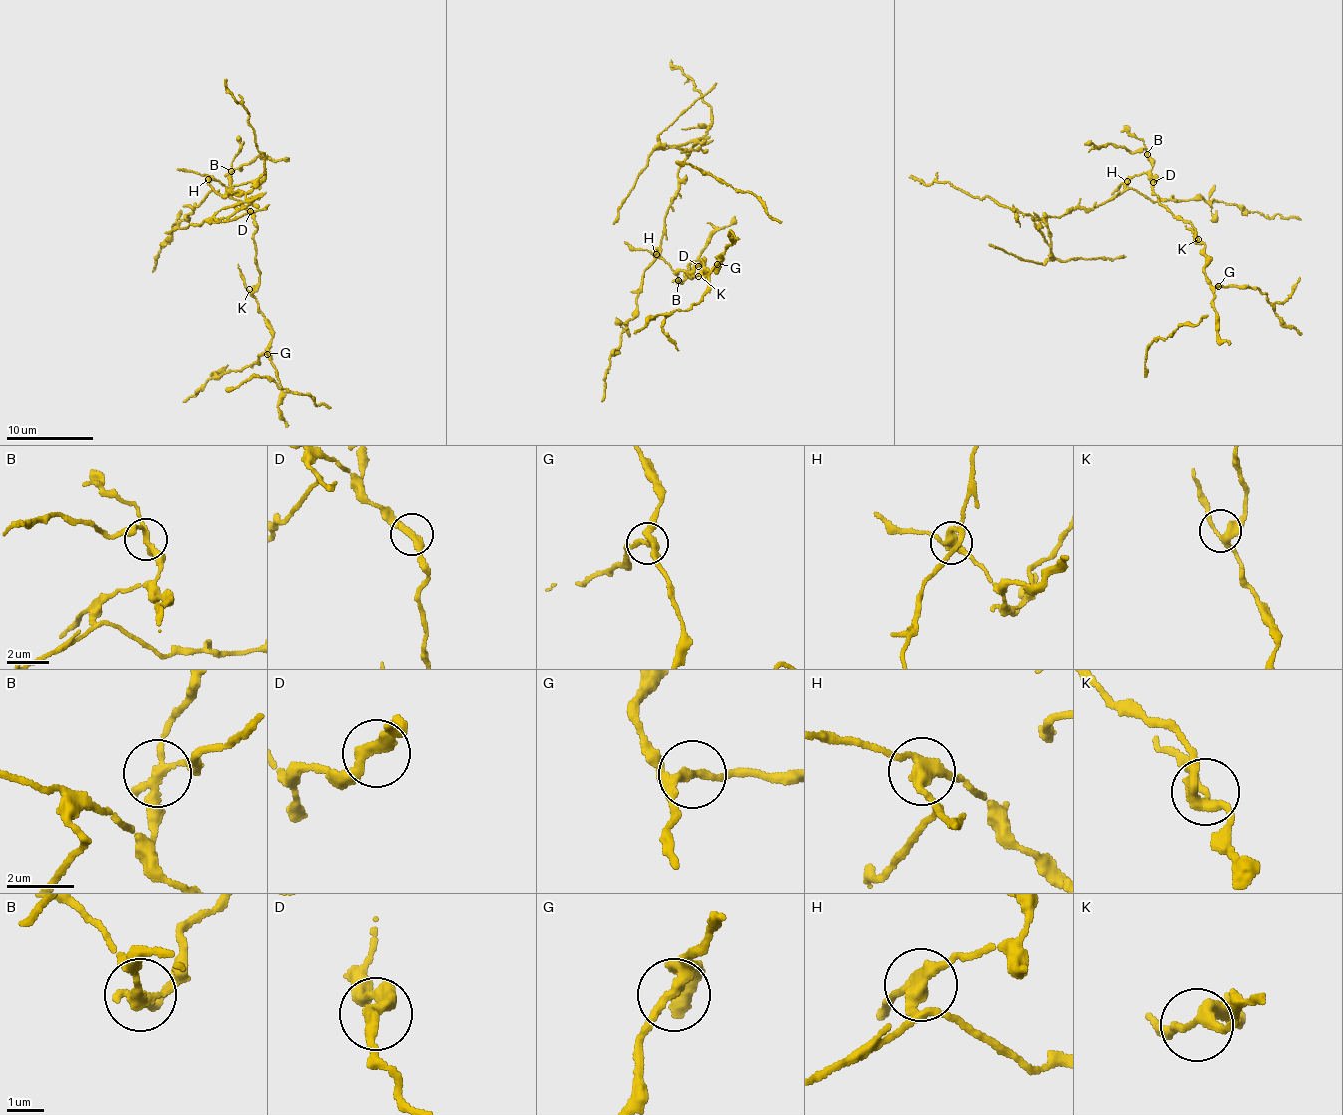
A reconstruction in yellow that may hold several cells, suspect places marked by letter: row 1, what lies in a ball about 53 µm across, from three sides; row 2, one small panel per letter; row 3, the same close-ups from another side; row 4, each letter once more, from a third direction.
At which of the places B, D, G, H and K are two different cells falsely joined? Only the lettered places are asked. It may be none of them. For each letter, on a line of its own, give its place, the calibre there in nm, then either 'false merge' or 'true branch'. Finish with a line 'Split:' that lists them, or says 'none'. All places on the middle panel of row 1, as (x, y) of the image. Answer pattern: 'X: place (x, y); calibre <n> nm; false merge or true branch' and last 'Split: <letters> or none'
B: place (678, 280); calibre 220 nm; false merge
D: place (698, 266); calibre 340 nm; true branch
G: place (717, 264); calibre 220 nm; true branch
H: place (656, 254); calibre 320 nm; false merge
K: place (698, 276); calibre 240 nm; true branch
Split: B, H

